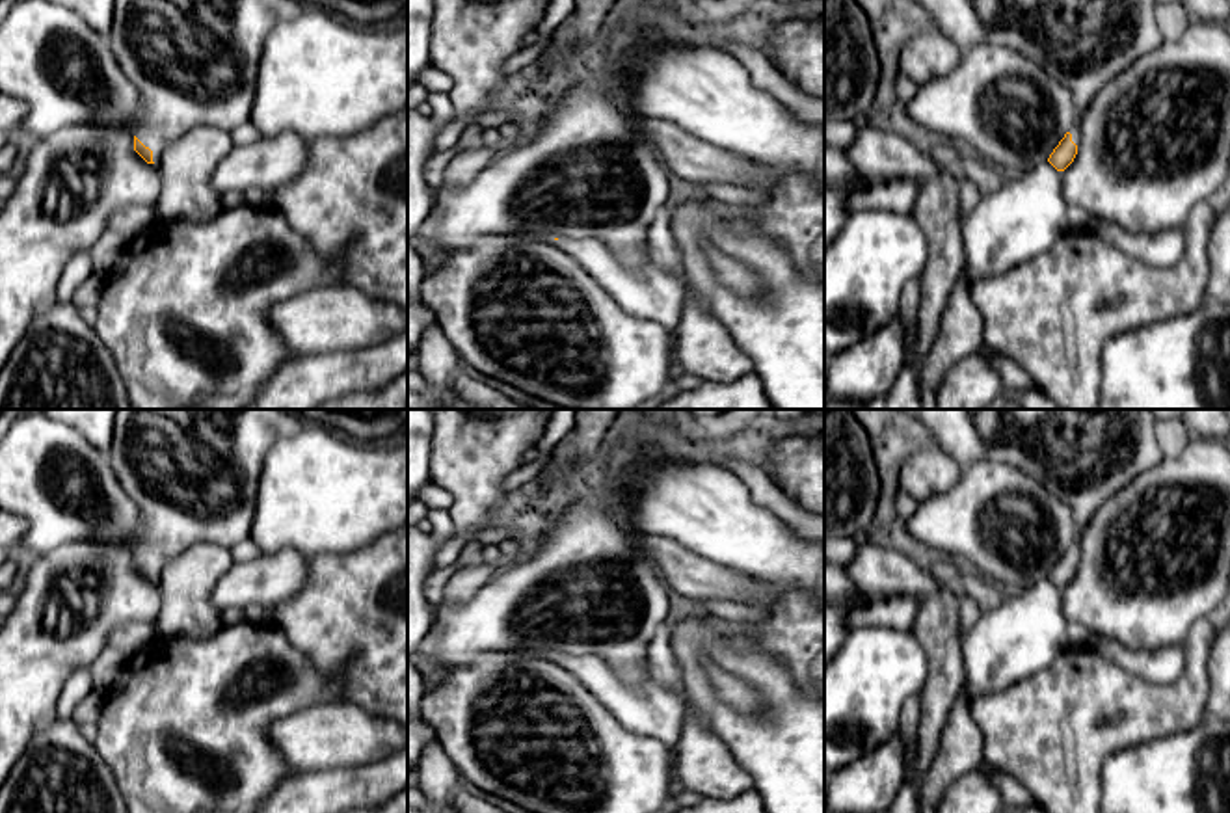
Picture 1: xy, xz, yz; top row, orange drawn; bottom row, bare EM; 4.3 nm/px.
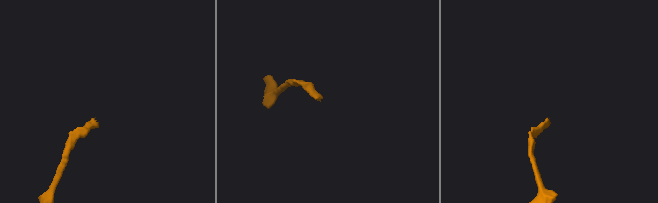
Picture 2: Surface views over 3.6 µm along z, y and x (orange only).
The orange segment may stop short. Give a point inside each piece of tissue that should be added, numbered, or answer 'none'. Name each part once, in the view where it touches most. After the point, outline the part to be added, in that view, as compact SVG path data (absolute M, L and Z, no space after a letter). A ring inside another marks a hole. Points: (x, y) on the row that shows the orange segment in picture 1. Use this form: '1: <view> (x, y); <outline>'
1: xy (194, 62); M115 0L110 48L136 86L145 108L143 125L134 136L153 151L154 166L164 149L199 125L233 130L251 117L259 61L268 32L303 11L301 0Z

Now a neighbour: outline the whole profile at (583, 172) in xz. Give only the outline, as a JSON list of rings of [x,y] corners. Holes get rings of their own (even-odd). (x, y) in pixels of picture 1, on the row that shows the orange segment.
[[[573,71],[549,89],[519,145],[506,145],[467,186],[437,188],[421,225],[426,240],[448,253],[480,238],[599,238],[627,268],[642,260],[640,246],[655,212],[666,203],[670,173],[636,130],[638,115],[601,74]]]

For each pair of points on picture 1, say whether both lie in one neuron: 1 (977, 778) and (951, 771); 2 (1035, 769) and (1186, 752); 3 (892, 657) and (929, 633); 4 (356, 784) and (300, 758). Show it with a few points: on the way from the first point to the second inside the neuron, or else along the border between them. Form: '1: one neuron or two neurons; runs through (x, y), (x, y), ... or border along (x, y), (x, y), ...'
1: two neurons; border along (977, 767), (964, 773), (944, 793)
2: two neurons; border along (1145, 741), (1108, 758), (1098, 793)
3: two neurons; border along (912, 631), (927, 657), (925, 683)
4: two neurons; border along (367, 761), (296, 774)

